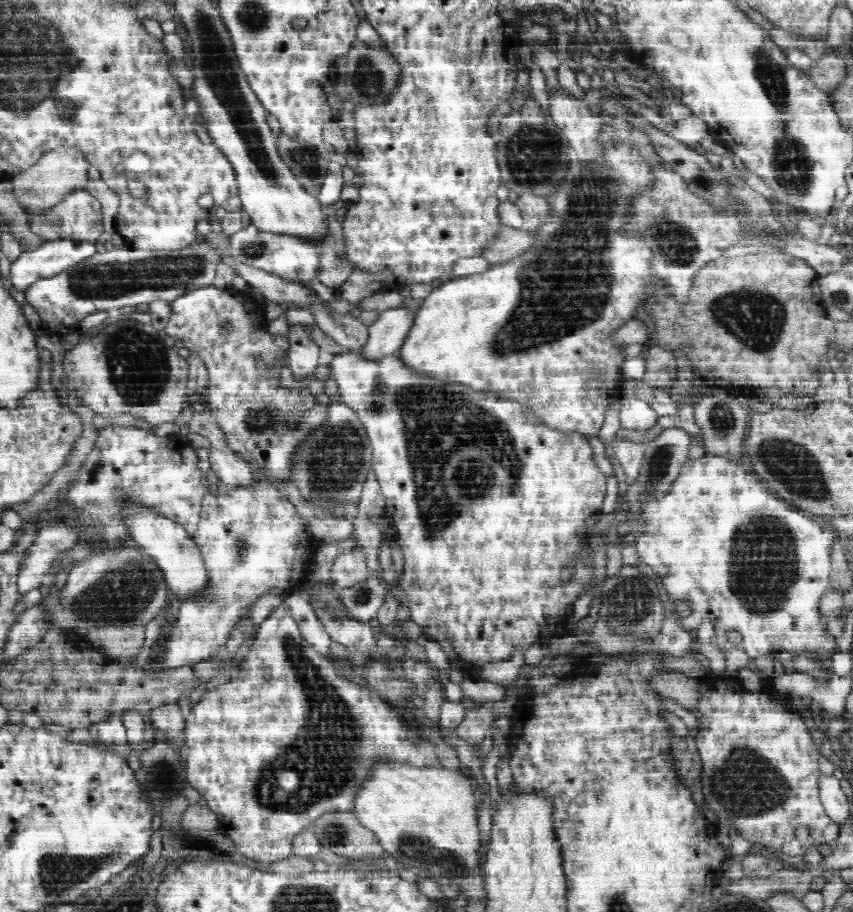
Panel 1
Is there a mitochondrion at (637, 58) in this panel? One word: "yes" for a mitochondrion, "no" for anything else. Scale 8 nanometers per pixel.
no

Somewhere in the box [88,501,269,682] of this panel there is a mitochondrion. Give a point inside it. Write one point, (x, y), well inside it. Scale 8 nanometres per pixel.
(240, 549)

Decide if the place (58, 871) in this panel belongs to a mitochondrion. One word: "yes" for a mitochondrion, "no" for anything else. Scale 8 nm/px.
yes

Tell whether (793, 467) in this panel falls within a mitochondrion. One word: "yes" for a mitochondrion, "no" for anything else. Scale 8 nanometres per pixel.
yes

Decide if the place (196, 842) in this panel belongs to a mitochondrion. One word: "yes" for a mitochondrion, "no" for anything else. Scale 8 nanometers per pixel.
yes

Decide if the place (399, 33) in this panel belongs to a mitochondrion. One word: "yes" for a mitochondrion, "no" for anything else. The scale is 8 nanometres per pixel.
no

